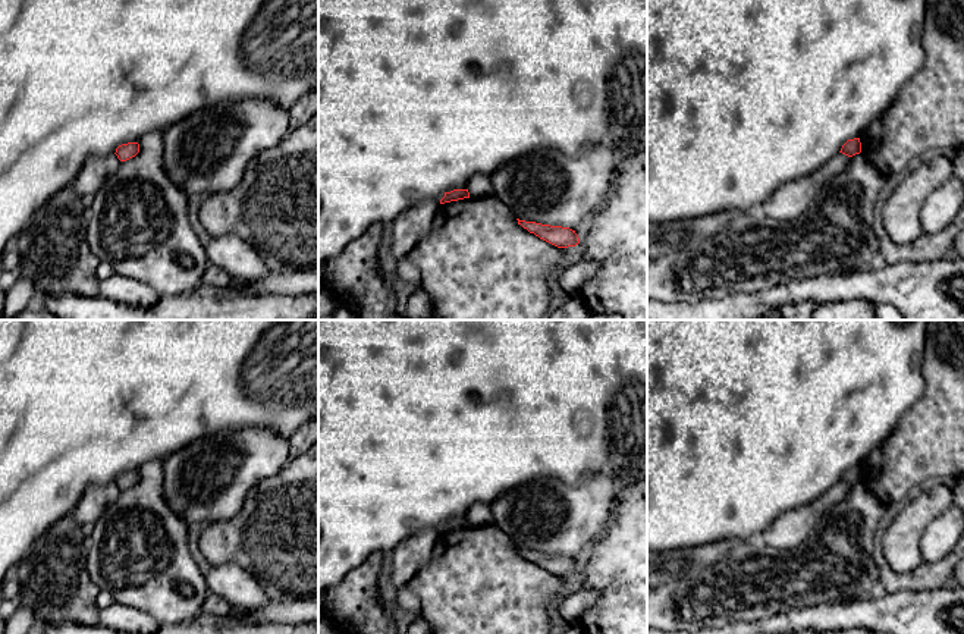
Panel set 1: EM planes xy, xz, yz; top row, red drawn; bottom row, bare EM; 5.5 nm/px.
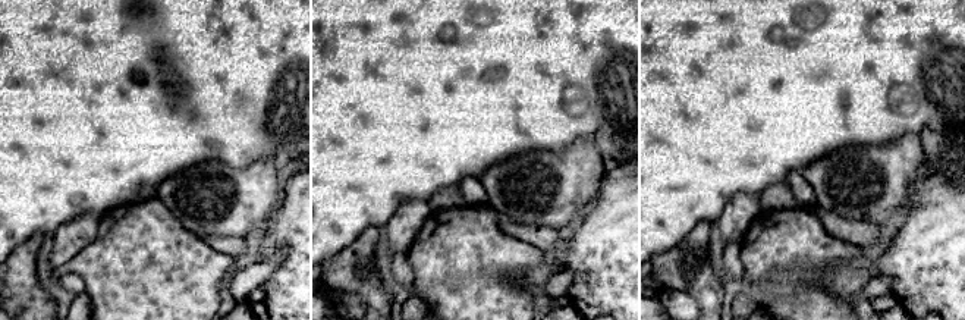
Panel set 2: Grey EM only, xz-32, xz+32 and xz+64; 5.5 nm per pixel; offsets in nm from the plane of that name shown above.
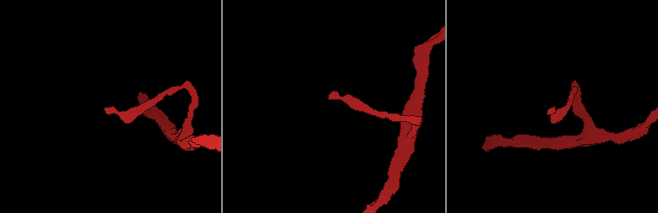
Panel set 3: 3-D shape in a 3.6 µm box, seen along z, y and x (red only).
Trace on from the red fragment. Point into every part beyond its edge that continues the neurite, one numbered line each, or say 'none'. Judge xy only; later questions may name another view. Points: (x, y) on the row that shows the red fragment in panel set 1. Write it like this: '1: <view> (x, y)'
none

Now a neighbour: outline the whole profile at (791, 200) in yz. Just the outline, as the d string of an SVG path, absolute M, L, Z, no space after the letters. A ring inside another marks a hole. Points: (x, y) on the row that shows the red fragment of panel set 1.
M839 153L819 170L782 185L762 204L764 214L773 222L797 220L816 195L848 166L850 158Z

